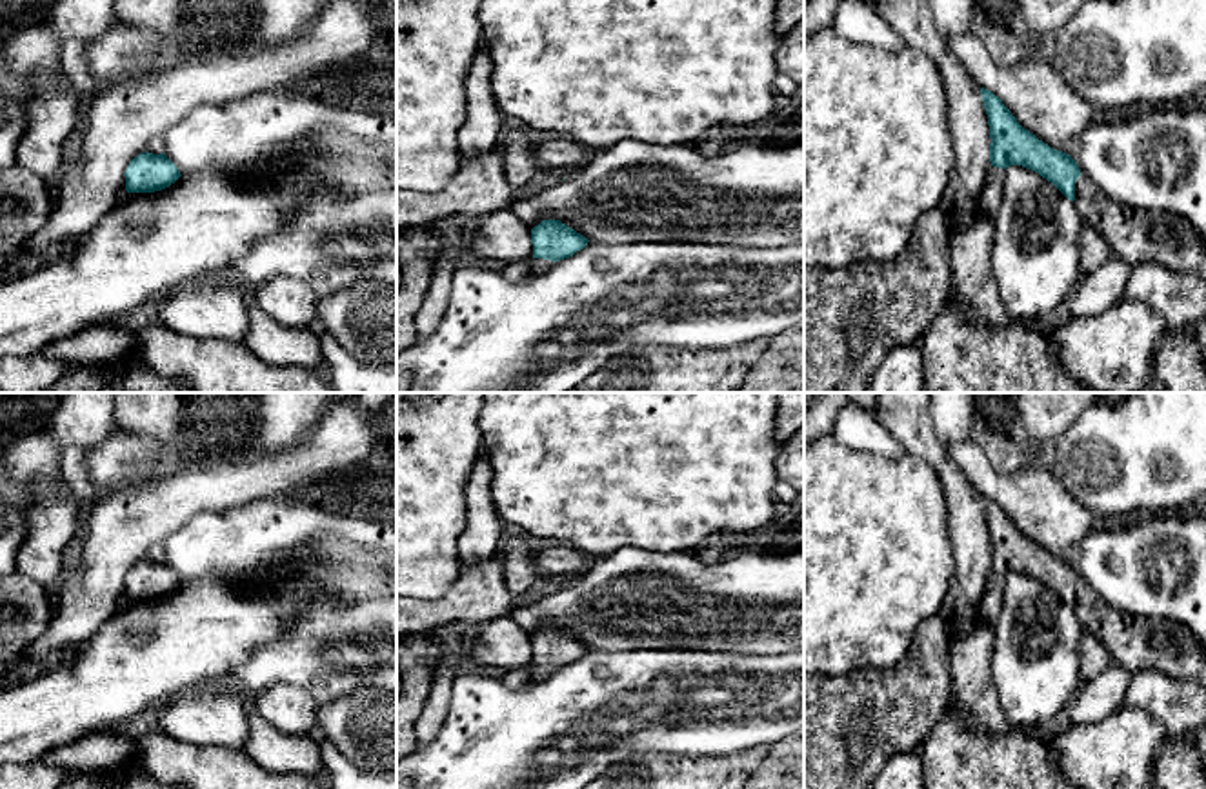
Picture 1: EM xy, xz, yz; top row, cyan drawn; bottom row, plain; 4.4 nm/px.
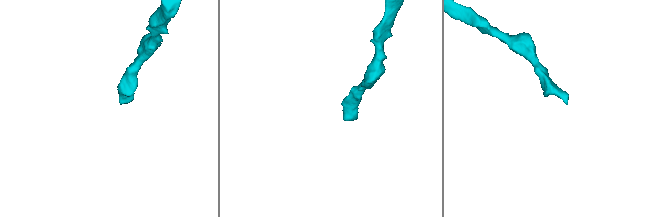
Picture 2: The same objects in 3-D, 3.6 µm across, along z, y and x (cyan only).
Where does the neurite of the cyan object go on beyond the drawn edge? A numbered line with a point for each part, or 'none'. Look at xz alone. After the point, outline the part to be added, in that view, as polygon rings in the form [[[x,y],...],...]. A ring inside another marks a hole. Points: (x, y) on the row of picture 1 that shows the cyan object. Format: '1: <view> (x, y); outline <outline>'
1: xz (539, 266); outline [[[531,258],[531,262],[533,262],[533,265],[531,265],[531,273],[529,273],[528,278],[533,278],[537,275],[542,275],[542,273],[549,271],[553,267],[553,264],[555,264],[551,260],[544,260],[544,258]]]

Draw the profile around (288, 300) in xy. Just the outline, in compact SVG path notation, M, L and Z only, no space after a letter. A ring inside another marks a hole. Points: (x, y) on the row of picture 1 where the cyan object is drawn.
M286 275L258 284L251 300L275 322L291 329L309 327L317 318L313 289Z

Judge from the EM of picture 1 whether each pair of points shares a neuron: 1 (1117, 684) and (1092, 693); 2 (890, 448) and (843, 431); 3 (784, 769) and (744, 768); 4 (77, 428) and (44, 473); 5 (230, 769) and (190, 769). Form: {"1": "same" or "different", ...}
{"1": "same", "2": "same", "3": "different", "4": "same", "5": "same"}

